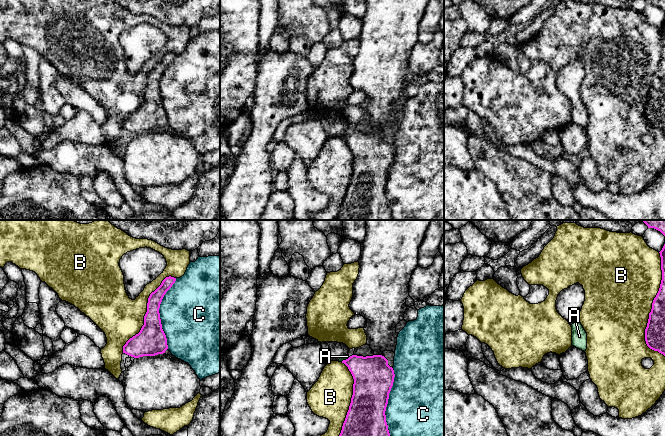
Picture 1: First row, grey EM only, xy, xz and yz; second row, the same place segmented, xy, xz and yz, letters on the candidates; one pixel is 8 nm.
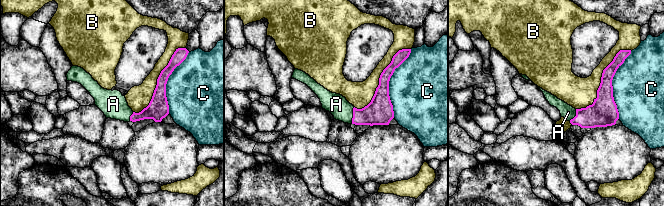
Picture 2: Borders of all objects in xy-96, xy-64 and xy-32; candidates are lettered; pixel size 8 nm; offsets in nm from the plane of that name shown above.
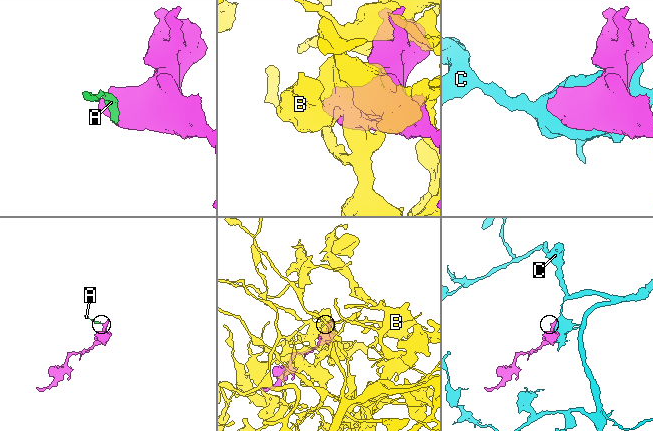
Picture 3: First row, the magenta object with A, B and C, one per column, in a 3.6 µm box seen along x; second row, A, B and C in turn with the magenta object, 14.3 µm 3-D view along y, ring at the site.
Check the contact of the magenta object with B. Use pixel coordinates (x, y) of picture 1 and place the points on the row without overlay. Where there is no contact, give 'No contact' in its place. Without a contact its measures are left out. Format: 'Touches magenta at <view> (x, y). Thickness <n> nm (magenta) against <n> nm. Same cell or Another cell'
Touches magenta at xy (147, 87). Thickness 240 nm (magenta) against 360 nm. Another cell

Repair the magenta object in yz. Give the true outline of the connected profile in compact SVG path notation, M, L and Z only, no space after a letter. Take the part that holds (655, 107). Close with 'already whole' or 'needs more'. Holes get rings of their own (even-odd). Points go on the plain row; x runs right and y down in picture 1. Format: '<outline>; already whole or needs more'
M665 20L659 28L661 33L662 56L659 67L652 79L645 117L647 122L665 132Z; already whole

